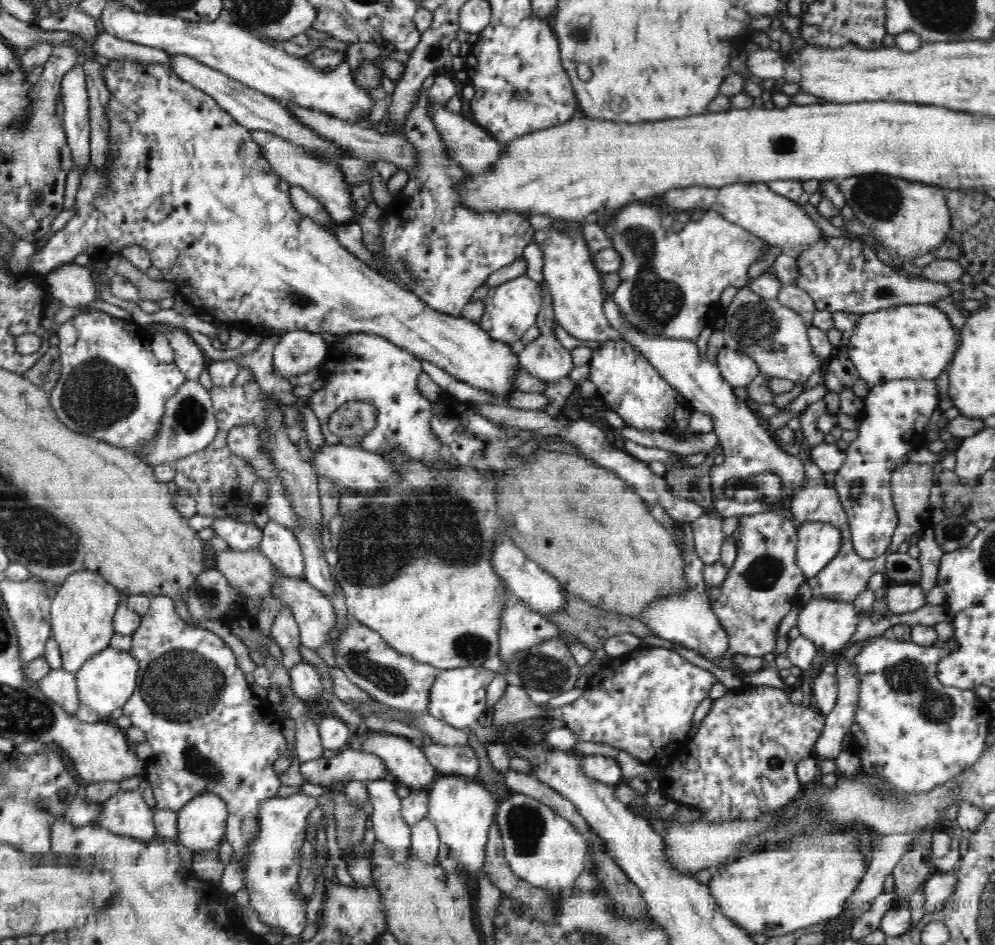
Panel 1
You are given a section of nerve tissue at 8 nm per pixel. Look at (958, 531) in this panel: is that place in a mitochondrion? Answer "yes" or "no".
yes

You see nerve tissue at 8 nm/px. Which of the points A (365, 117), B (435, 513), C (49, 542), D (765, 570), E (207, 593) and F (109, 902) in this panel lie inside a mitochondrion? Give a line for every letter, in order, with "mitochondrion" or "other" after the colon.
A: other
B: mitochondrion
C: mitochondrion
D: mitochondrion
E: mitochondrion
F: other

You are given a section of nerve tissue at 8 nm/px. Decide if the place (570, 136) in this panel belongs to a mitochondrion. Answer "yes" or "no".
no

